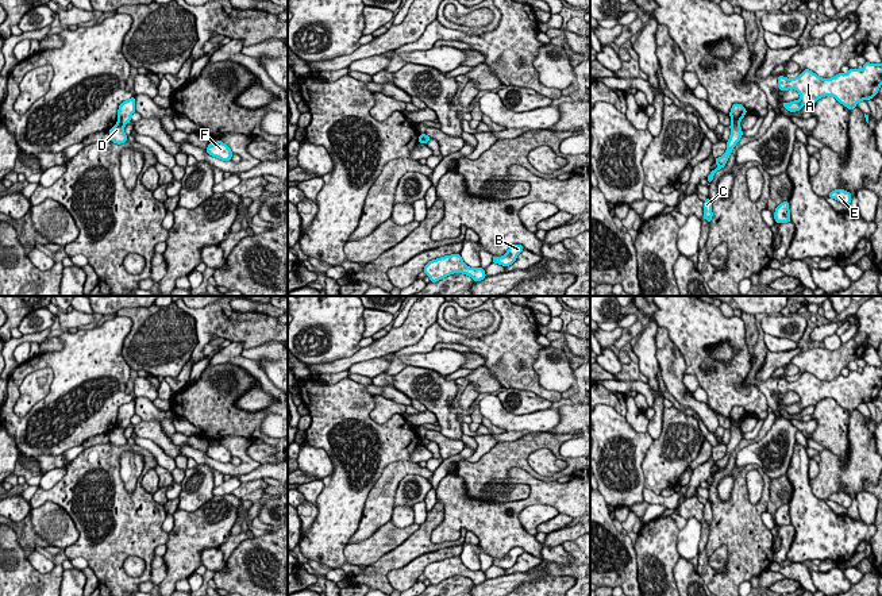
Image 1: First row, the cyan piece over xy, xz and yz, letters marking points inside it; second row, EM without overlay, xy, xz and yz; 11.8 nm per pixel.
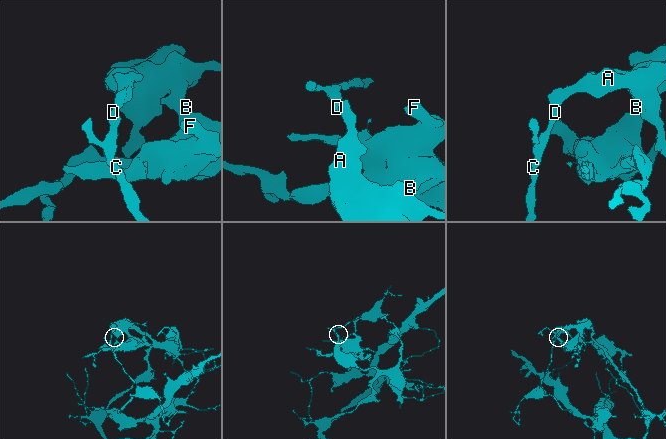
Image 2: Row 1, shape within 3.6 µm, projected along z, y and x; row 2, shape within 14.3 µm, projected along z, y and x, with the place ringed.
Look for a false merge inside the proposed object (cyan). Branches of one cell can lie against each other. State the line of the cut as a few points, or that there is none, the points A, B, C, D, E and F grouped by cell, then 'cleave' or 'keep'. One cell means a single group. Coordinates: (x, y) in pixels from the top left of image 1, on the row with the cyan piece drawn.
cut yz (731, 122), (739, 125); groups A B E F / C D; cleave

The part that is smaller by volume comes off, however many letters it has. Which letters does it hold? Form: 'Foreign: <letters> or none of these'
Foreign: C, D

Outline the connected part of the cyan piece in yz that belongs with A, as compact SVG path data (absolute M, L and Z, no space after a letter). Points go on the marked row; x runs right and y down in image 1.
M866 62L863 69L850 69L846 74L839 73L831 78L819 77L809 69L796 78L787 78L778 76L778 89L787 91L796 89L800 93L800 99L782 103L782 105L790 111L800 111L809 103L816 103L824 96L833 96L840 104L852 111L862 100L870 100L882 85L882 64Z

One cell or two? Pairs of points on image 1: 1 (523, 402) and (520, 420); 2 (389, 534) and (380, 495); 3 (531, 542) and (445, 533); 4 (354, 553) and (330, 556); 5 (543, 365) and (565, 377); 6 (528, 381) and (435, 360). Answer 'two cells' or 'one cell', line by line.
1: two cells
2: two cells
3: one cell
4: two cells
5: one cell
6: two cells

